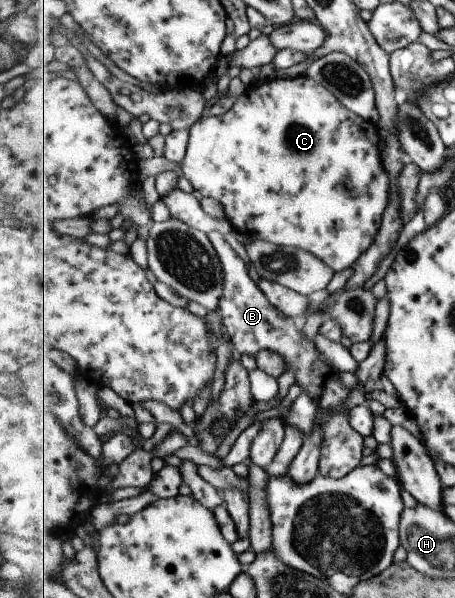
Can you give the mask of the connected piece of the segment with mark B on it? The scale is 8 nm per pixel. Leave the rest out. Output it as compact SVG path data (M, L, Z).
M213 231L208 236L221 258L223 275L225 275L219 312L232 345L241 355L256 356L259 351L267 349L267 351L279 353L285 359L295 379L299 379L300 389L305 389L305 393L313 397L313 401L316 401L319 407L319 415L325 419L323 423L325 441L321 447L320 473L333 479L345 477L361 465L363 449L365 449L363 435L359 435L349 423L350 411L345 411L341 407L349 399L350 388L343 385L339 377L340 371L329 367L329 363L317 351L315 342L305 337L302 323L292 317L287 317L270 303L265 293L259 289L258 283L249 277L245 261L229 245L229 241L223 237L222 232Z

